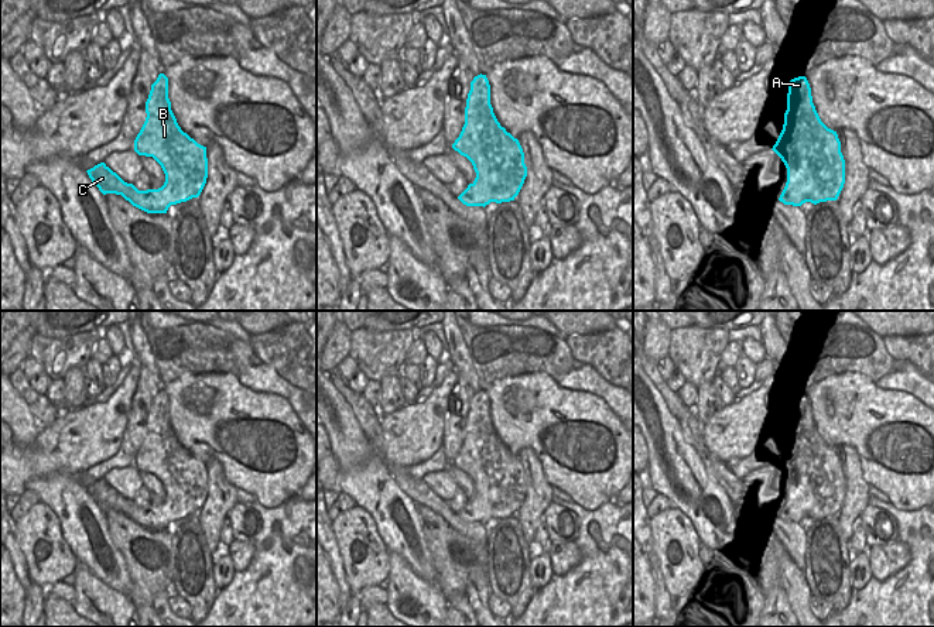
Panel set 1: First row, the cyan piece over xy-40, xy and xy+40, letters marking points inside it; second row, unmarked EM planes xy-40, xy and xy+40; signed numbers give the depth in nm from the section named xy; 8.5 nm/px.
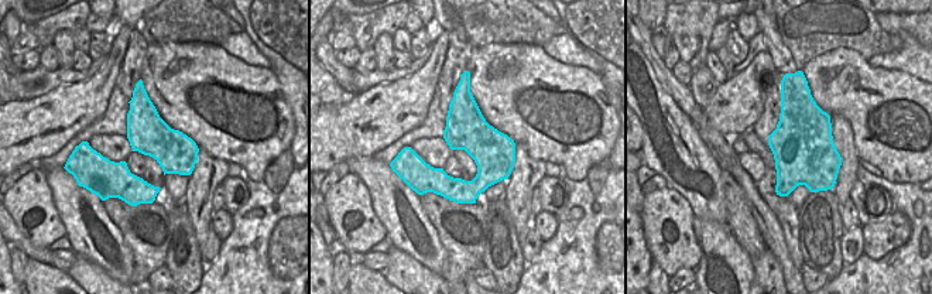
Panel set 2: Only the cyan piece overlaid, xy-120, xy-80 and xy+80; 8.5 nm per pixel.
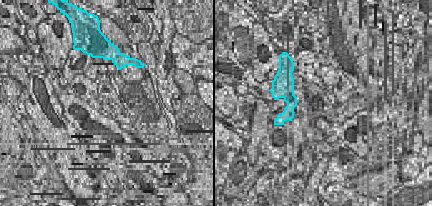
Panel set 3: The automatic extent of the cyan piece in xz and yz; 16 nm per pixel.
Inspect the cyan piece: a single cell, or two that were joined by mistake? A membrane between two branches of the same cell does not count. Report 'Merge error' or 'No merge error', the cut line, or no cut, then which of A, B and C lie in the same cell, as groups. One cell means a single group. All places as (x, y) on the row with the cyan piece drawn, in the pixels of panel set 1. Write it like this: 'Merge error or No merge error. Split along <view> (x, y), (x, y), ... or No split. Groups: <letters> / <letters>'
No merge error. No split. Groups: A B C.

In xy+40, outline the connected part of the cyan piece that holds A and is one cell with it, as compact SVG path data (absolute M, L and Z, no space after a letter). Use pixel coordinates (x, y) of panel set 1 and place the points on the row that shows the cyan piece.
M805 76L790 80L783 130L772 150L787 168L780 202L801 206L838 199L845 184L841 141L821 121Z

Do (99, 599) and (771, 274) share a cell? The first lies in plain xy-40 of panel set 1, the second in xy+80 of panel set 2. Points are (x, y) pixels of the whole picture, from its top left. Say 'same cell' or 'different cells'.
different cells

